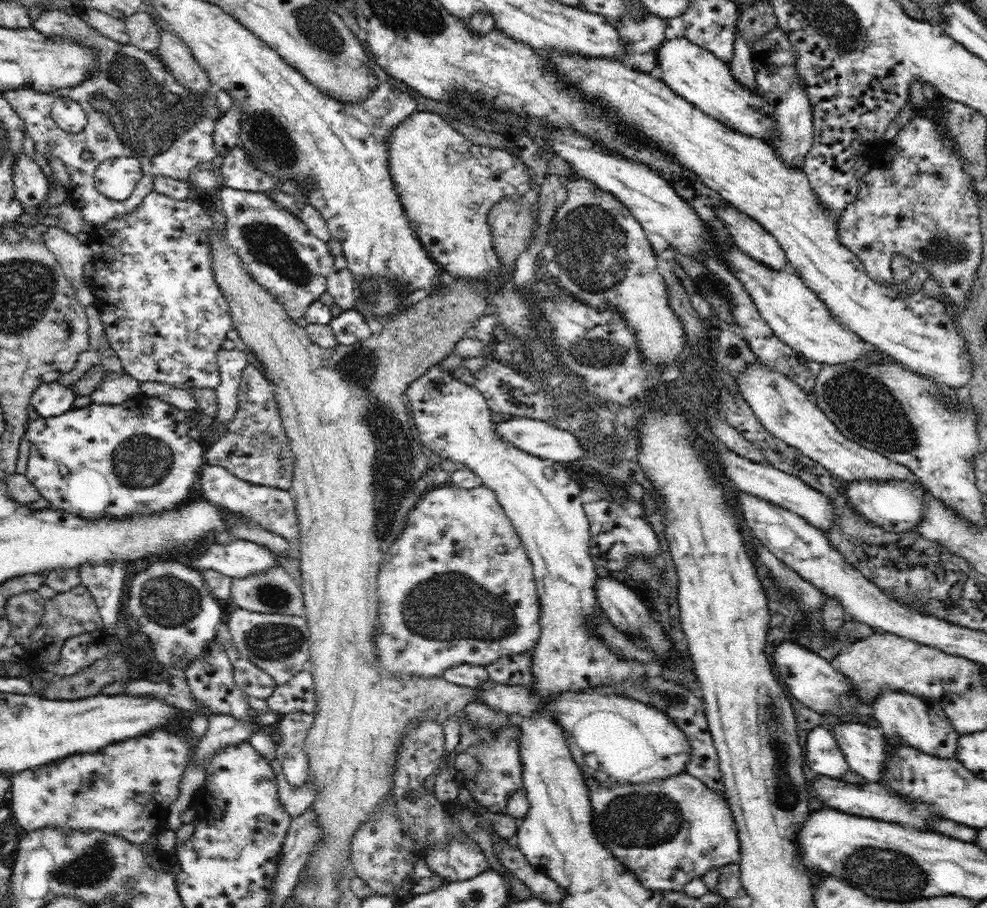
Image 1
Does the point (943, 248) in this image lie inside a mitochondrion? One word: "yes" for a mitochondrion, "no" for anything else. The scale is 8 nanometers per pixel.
yes

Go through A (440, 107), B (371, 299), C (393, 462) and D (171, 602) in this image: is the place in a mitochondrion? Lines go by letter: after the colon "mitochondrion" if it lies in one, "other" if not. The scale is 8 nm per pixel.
A: other
B: mitochondrion
C: mitochondrion
D: mitochondrion

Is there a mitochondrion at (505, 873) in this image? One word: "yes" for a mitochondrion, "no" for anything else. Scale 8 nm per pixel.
no

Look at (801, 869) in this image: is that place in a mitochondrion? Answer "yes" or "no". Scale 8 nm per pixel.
no

